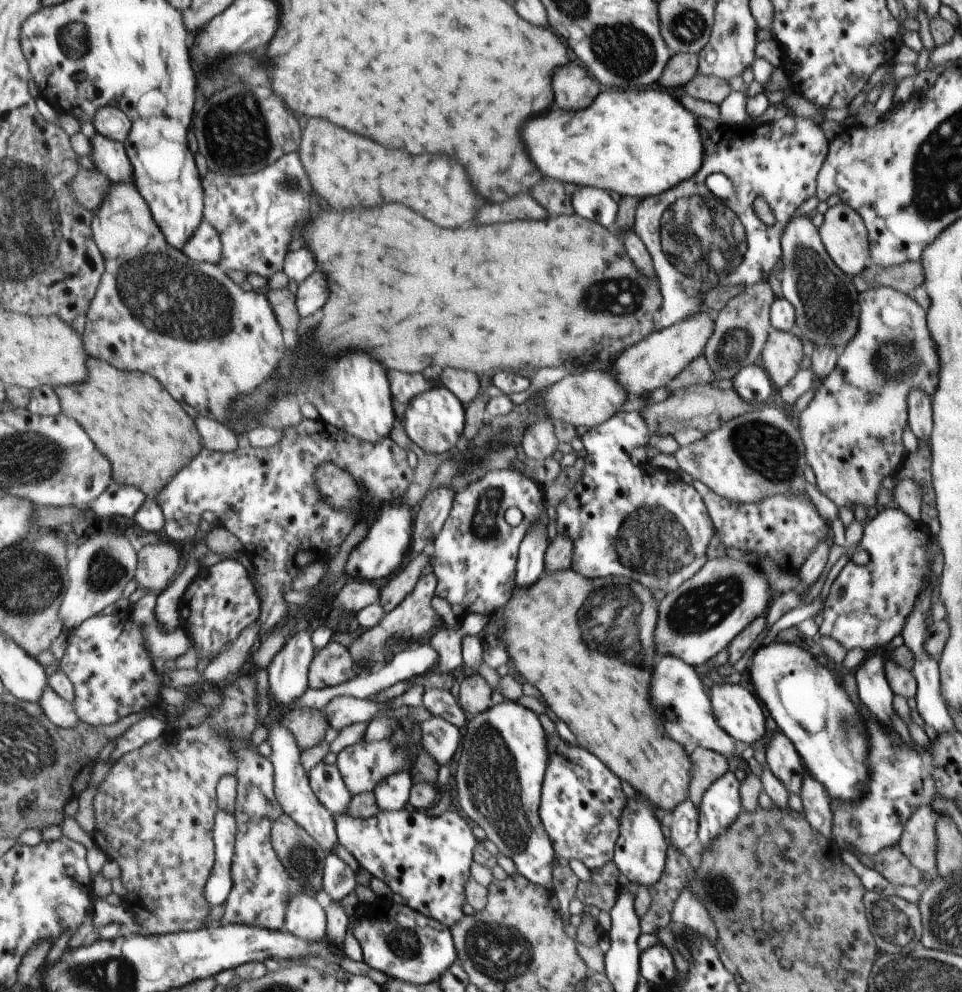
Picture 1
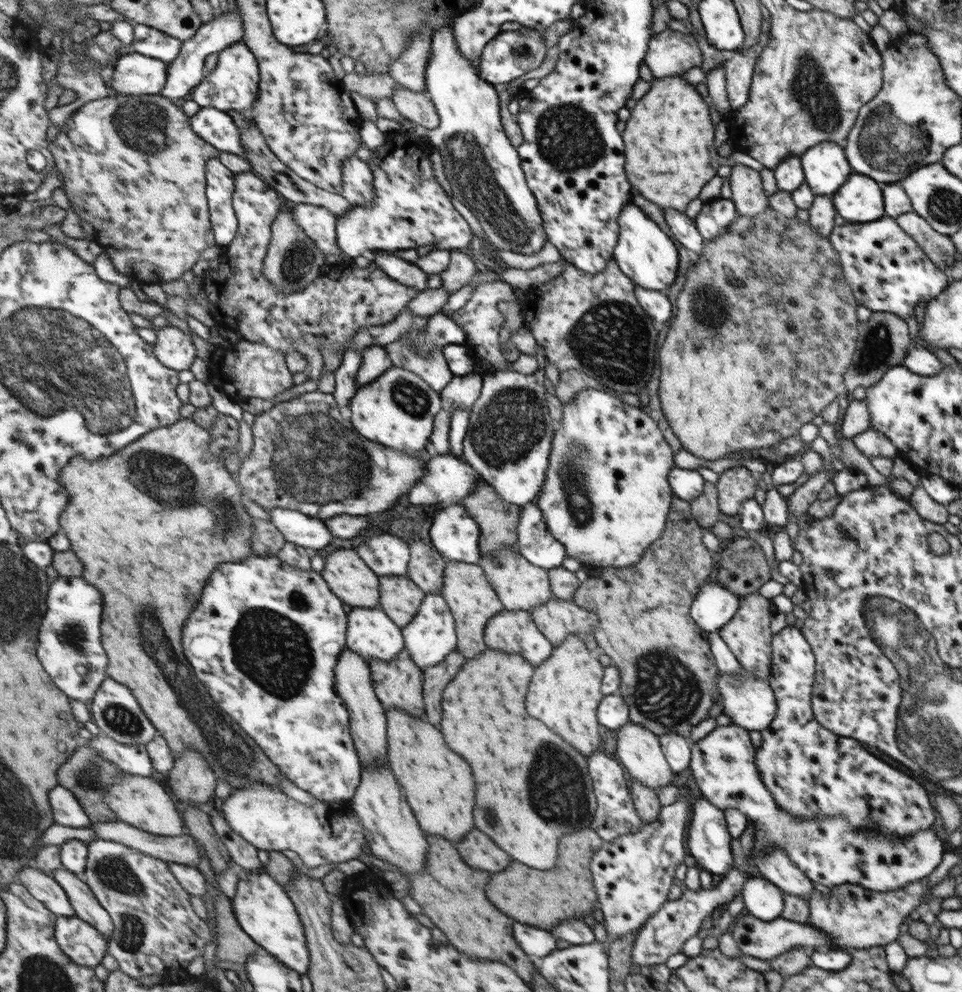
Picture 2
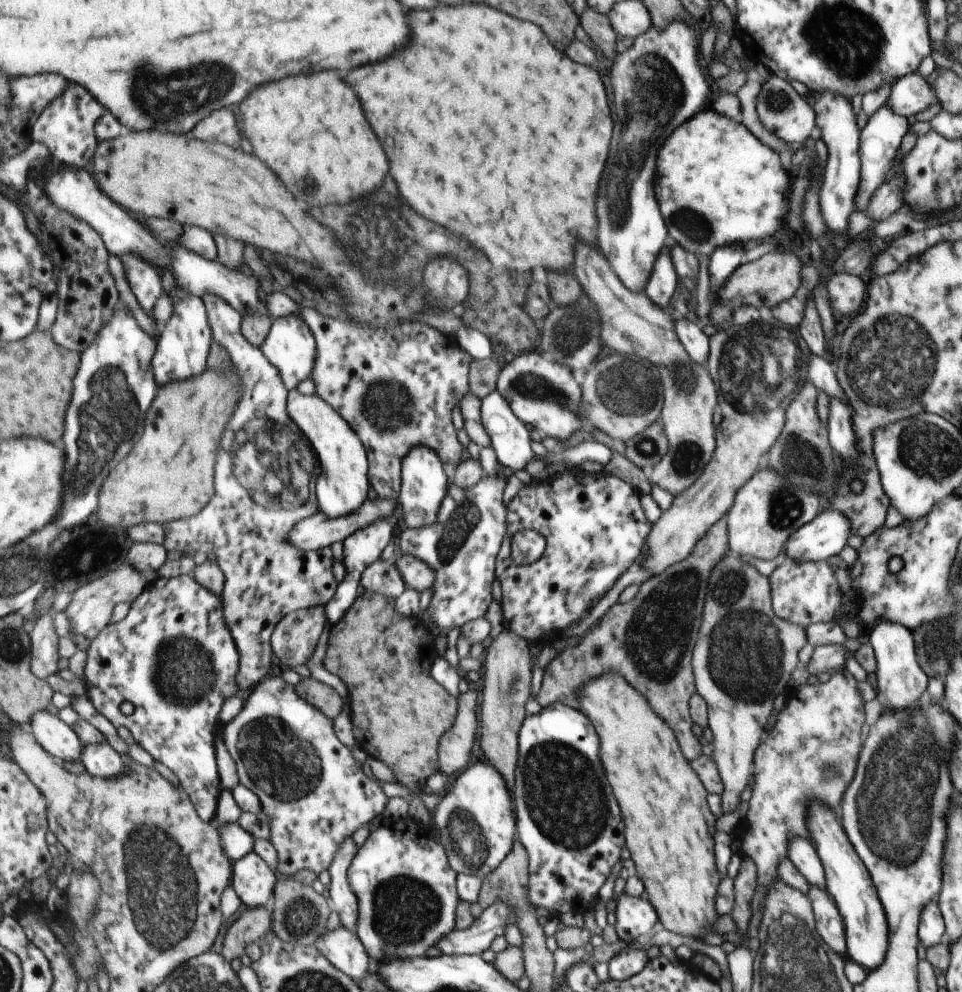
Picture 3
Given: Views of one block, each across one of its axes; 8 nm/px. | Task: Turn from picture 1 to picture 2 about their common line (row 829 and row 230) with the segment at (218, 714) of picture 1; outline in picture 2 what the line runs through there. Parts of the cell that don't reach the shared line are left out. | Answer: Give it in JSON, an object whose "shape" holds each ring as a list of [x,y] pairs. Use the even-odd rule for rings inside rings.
{"shape":[[[111,93],[108,97],[103,99],[98,99],[95,101],[90,101],[89,103],[85,103],[82,108],[72,108],[70,109],[70,118],[66,121],[67,125],[61,129],[58,136],[56,137],[54,142],[51,142],[50,148],[51,152],[53,153],[53,156],[55,157],[55,162],[57,163],[57,169],[58,174],[60,175],[60,178],[62,179],[62,188],[65,190],[69,201],[71,203],[71,207],[73,210],[78,214],[78,216],[89,223],[92,223],[97,230],[97,242],[100,243],[105,250],[108,250],[108,248],[116,248],[118,252],[124,252],[124,254],[120,254],[122,258],[118,258],[118,260],[126,260],[124,264],[128,264],[130,266],[130,270],[140,270],[140,272],[136,272],[136,276],[140,276],[140,283],[142,283],[144,280],[146,282],[152,282],[152,284],[161,284],[162,282],[172,282],[176,280],[182,279],[182,276],[186,274],[186,272],[190,272],[194,270],[194,266],[202,260],[202,256],[204,256],[204,252],[210,248],[210,246],[216,246],[218,245],[218,240],[216,238],[216,231],[215,231],[215,225],[214,222],[212,222],[212,214],[209,204],[209,199],[207,196],[207,189],[208,189],[208,179],[207,179],[207,165],[208,162],[219,158],[220,157],[220,150],[216,149],[212,144],[209,144],[202,136],[199,136],[199,133],[196,133],[194,129],[191,128],[192,126],[192,118],[188,117],[184,110],[182,109],[182,106],[176,105],[176,103],[173,100],[170,100],[170,98],[166,98],[166,96],[160,95],[152,95],[152,94],[115,94]]]}

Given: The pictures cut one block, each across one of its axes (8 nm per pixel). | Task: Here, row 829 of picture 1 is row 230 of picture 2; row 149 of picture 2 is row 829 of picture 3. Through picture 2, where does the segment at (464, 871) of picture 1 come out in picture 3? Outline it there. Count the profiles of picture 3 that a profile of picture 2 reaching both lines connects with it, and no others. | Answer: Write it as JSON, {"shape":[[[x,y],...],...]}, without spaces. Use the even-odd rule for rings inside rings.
{"shape":[[[411,817],[394,822],[384,821],[357,850],[348,870],[348,883],[359,903],[356,936],[362,942],[367,956],[378,963],[391,957],[424,957],[429,948],[438,946],[440,941],[456,930],[460,906],[459,892],[456,892],[456,872],[446,860],[443,844],[434,838],[436,832],[426,832],[427,828],[422,825]]]}

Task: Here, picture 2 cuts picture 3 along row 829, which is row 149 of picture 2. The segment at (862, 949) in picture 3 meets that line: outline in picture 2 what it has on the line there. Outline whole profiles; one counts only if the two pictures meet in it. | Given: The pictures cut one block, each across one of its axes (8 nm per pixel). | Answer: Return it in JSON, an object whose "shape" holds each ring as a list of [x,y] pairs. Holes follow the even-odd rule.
{"shape":[[[828,141],[808,148],[799,157],[804,182],[815,196],[834,195],[850,178],[853,171],[843,148],[844,143]]]}

